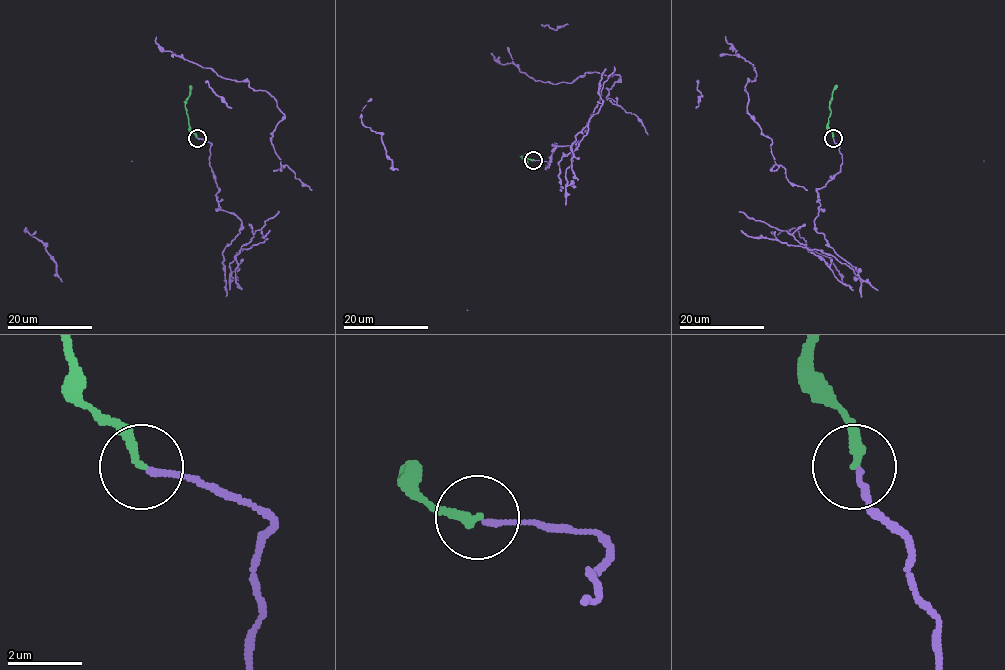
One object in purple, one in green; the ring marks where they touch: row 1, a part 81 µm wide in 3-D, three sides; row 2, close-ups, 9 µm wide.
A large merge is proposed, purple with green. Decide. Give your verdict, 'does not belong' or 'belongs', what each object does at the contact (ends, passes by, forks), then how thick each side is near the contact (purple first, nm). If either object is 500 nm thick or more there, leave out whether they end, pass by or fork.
belongs; purple ends there; green ends there; 140 nm thick on the purple side, 240 nm on the other

